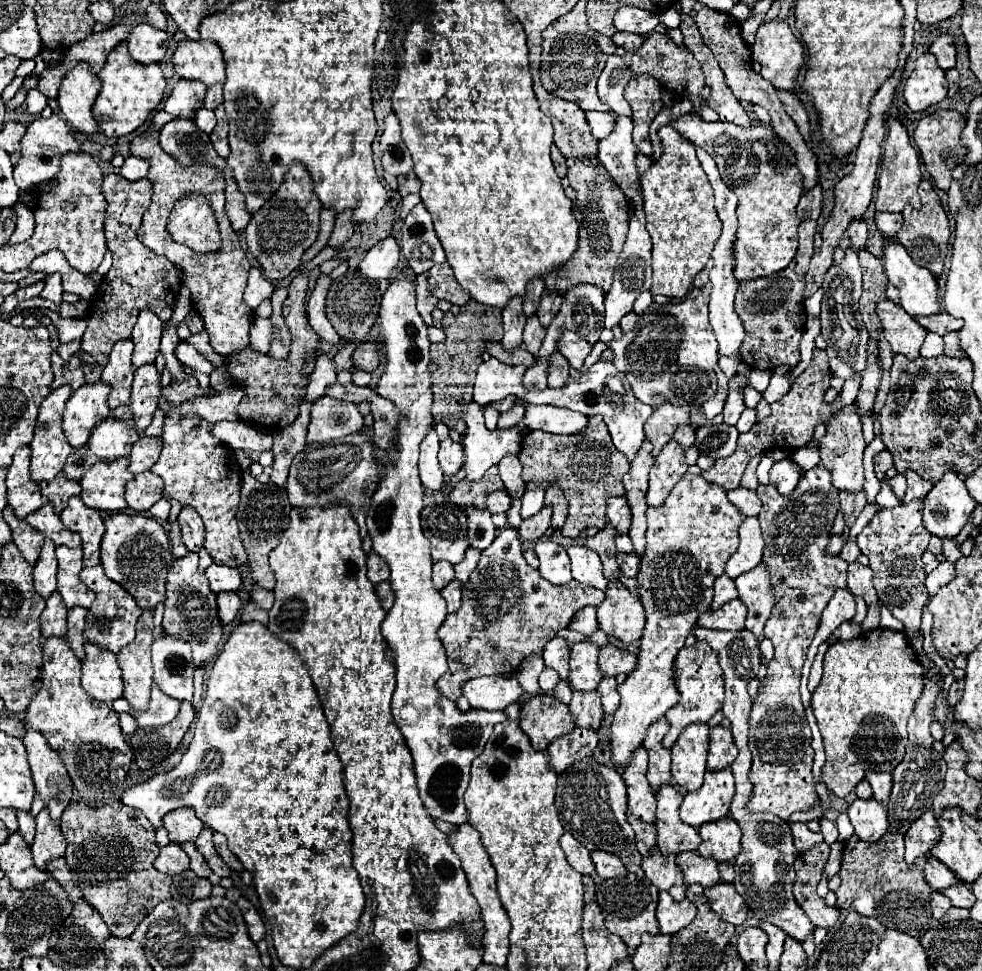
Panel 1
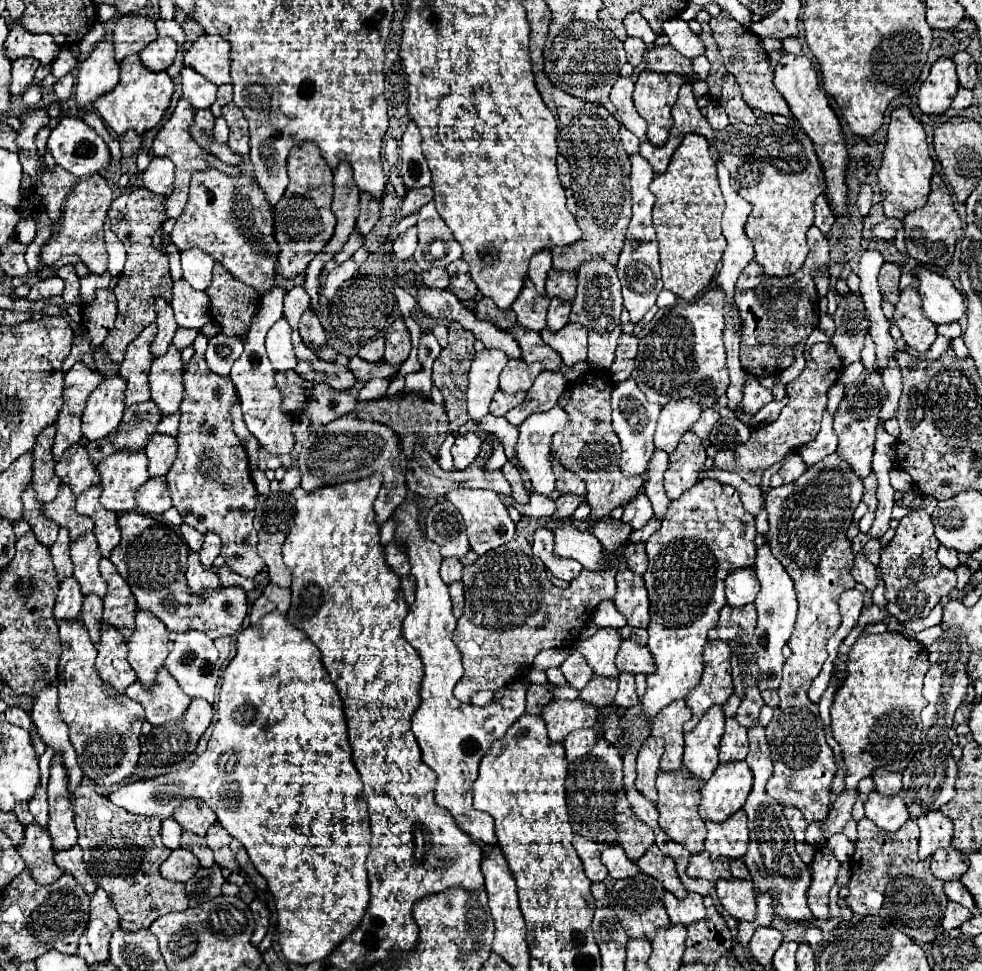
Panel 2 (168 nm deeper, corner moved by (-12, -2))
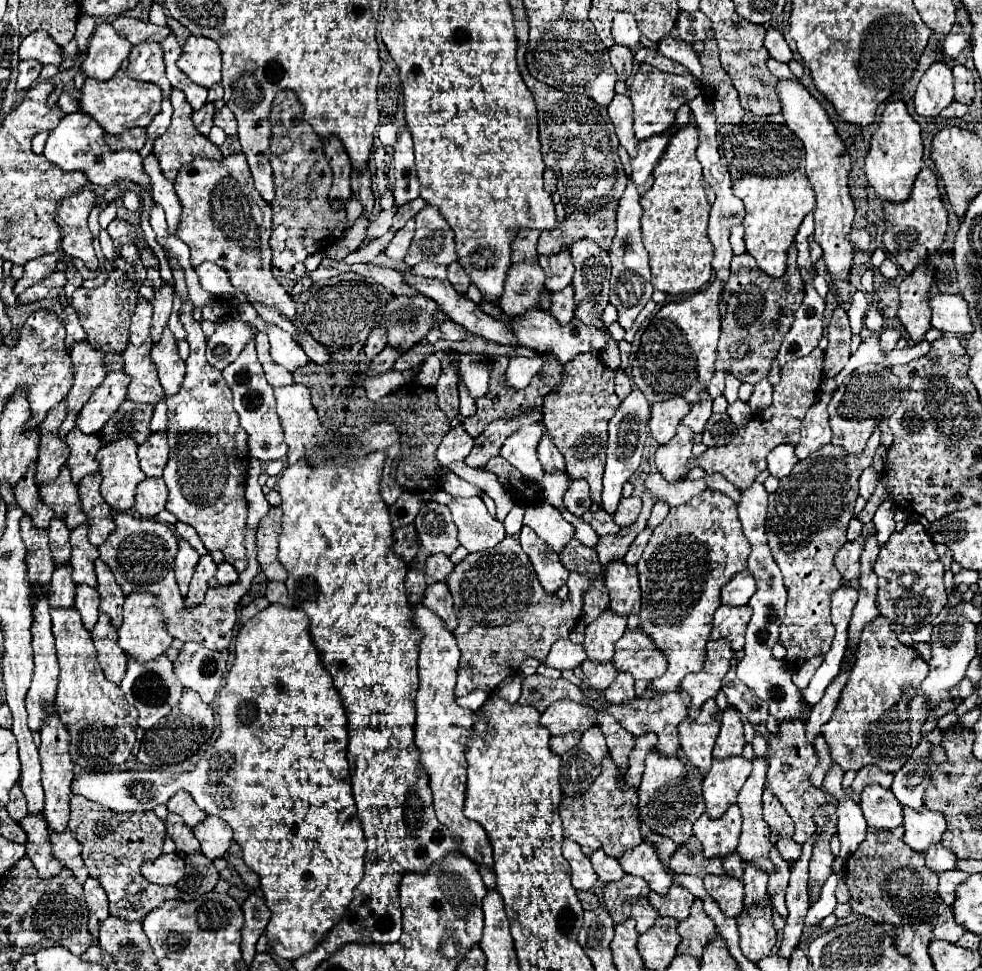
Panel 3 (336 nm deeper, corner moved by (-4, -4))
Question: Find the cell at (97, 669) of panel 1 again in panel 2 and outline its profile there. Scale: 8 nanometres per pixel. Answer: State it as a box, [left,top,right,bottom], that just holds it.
[97,625,137,691]

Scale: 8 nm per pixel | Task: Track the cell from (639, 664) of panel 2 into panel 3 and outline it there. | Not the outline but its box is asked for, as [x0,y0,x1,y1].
[613,629,667,681]

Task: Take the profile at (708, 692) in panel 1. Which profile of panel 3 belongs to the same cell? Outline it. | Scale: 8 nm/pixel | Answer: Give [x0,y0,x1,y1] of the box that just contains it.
[681,639,733,719]

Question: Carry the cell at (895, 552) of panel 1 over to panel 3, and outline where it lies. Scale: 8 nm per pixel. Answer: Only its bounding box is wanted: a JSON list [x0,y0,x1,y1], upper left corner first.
[875,523,947,633]

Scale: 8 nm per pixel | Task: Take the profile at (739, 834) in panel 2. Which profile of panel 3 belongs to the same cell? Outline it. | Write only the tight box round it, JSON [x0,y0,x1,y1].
[693,805,741,857]

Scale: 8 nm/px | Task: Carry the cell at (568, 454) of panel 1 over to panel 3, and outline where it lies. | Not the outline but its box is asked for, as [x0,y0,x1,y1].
[543,351,619,507]

